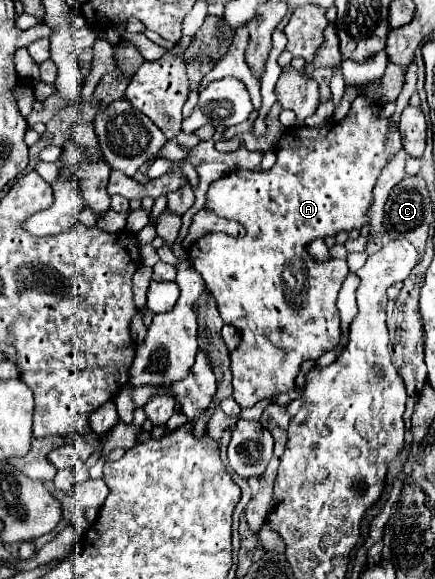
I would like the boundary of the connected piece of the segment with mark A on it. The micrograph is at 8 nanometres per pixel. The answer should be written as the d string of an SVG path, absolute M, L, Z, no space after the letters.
M369 81L361 87L347 87L345 93L343 93L343 99L341 103L335 107L335 117L323 125L323 127L287 127L281 135L281 139L277 141L275 145L275 155L277 155L277 161L275 165L269 169L269 171L247 171L247 169L235 169L227 175L223 175L221 179L213 181L209 191L207 191L207 203L205 207L215 211L219 217L225 217L225 219L233 219L237 223L241 223L245 227L245 237L231 237L227 233L207 233L205 237L201 237L199 241L195 241L191 247L189 247L189 261L191 265L195 267L197 273L201 273L201 277L205 279L205 285L207 285L207 291L215 297L217 301L217 309L221 313L221 319L227 323L227 325L233 325L237 331L241 331L241 343L235 351L231 351L231 371L233 371L233 399L245 409L245 407L253 407L257 401L261 399L269 399L277 393L283 393L283 391L291 391L295 389L295 377L299 373L299 365L307 359L319 359L325 351L331 351L335 345L339 345L339 339L341 339L341 319L339 319L339 309L337 309L337 293L341 289L341 283L343 279L347 277L349 269L347 269L347 261L343 259L329 259L329 261L323 261L323 263L317 263L315 259L311 259L311 255L307 253L307 245L313 241L313 239L319 239L319 235L337 235L339 231L353 231L353 229L361 229L363 225L369 223L369 217L367 217L367 209L369 205L373 203L373 187L375 187L375 181L381 173L381 169L389 163L389 159L399 151L403 149L403 143L401 143L401 135L397 131L395 125L389 123L389 119L383 119L381 117L381 111L383 111L383 101L379 97L379 91L381 91L381 81Z

